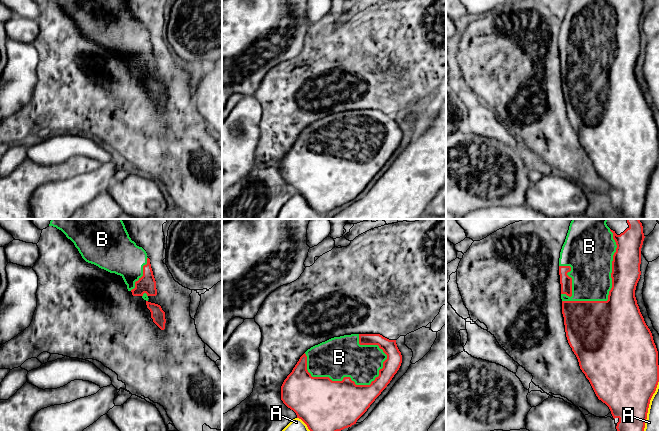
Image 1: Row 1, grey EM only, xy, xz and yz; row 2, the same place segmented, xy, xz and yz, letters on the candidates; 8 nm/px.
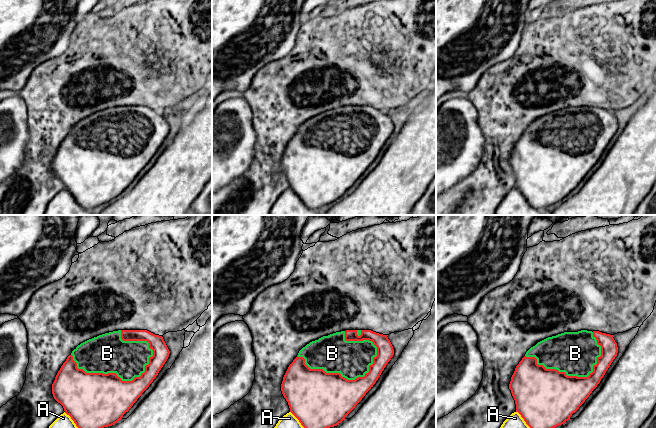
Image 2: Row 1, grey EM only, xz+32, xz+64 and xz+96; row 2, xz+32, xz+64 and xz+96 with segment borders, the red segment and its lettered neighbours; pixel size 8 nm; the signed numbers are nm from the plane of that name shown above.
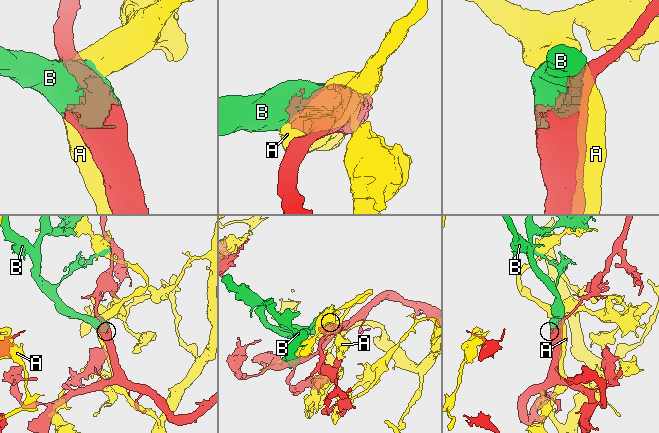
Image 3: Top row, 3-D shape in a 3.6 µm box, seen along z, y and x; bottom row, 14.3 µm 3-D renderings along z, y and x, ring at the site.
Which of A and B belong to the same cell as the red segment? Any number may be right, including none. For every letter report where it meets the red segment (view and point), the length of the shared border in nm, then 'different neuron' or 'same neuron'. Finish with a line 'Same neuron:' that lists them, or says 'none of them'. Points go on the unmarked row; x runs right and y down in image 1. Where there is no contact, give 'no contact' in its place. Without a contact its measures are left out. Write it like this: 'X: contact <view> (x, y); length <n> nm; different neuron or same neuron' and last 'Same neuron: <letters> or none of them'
A: contact yz (647, 188); length 500 nm; different neuron
B: contact xz (343, 155); length 650 nm; same neuron
Same neuron: B

